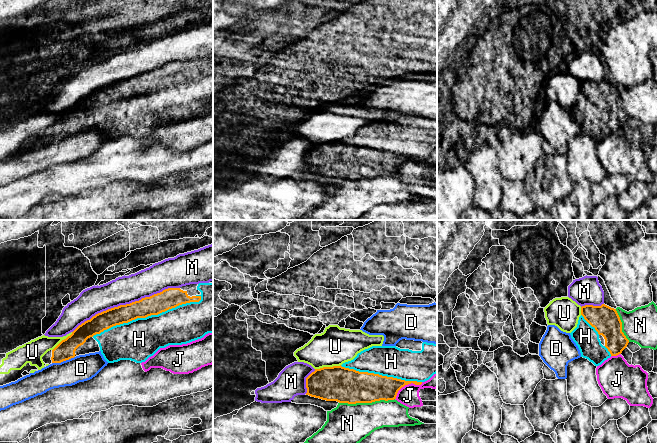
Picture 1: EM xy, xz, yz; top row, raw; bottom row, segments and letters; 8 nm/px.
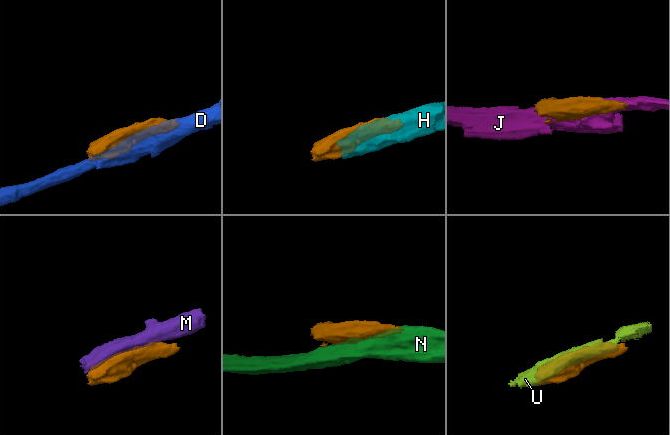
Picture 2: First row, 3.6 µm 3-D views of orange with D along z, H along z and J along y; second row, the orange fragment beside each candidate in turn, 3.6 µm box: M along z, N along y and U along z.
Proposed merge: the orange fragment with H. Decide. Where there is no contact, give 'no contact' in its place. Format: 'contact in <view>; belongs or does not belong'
contact in xy; belongs

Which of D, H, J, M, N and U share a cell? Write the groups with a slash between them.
D / H / J / M / N / U

